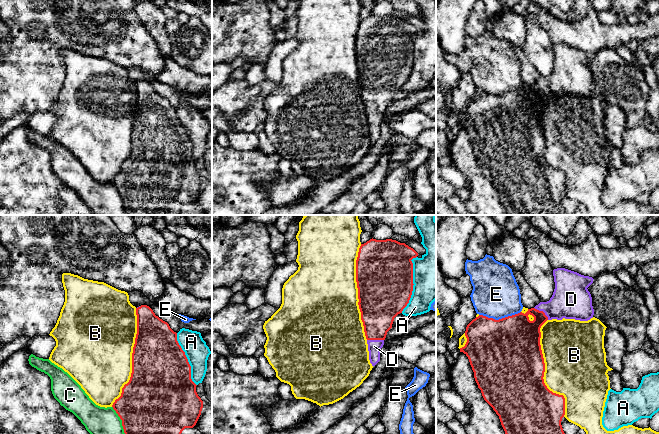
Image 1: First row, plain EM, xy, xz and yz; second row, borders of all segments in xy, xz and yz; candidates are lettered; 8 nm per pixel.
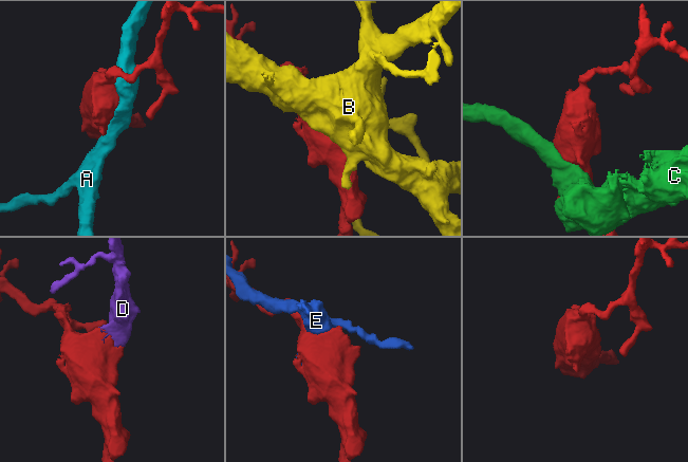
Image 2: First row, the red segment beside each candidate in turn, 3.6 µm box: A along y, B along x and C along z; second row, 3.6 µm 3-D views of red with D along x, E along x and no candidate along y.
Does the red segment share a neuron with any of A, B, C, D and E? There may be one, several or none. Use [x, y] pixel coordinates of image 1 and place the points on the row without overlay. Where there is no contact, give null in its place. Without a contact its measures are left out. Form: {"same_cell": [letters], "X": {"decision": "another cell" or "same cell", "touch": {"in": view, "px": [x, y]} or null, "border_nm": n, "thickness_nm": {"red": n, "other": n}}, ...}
{"same_cell": ["D"], "A": {"decision": "another cell", "touch": {"in": "xz", "px": [413, 60]}, "border_nm": 480, "thickness_nm": {"red": 460, "other": 360}}, "B": {"decision": "another cell", "touch": {"in": "yz", "px": [544, 147]}, "border_nm": 800, "thickness_nm": {"red": 500, "other": 480}}, "C": {"decision": "another cell", "touch": {"in": "xy", "px": [122, 198]}, "border_nm": 280, "thickness_nm": {"red": 500, "other": 260}}, "D": {"decision": "same cell", "touch": {"in": "yz", "px": [542, 87]}, "border_nm": 160, "thickness_nm": {"red": 280, "other": 300}}, "E": {"decision": "another cell", "touch": {"in": "yz", "px": [499, 95]}, "border_nm": 340, "thickness_nm": {"red": 500, "other": 380}}}

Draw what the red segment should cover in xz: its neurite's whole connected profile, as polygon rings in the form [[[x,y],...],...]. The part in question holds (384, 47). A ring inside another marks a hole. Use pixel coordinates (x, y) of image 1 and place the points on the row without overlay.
[[[372,14],[369,17],[367,17],[366,19],[361,20],[361,22],[359,24],[358,33],[356,36],[356,58],[357,58],[358,75],[359,75],[358,81],[359,81],[359,85],[361,88],[361,96],[363,98],[365,112],[367,115],[369,136],[370,136],[370,139],[372,140],[372,142],[375,142],[380,137],[380,127],[384,121],[384,116],[386,114],[387,108],[392,104],[394,94],[398,90],[402,89],[403,85],[409,79],[409,76],[411,74],[412,67],[413,67],[413,61],[414,61],[413,60],[413,39],[411,36],[413,34],[416,34],[417,32],[418,32],[418,29],[413,24],[409,23],[405,19],[400,19],[400,18],[398,18],[396,16],[392,16],[392,15],[376,16],[376,15]]]

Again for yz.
[[[565,44],[554,45],[553,52],[555,65],[549,77],[540,78],[534,84],[528,85],[525,90],[520,88],[499,96],[479,91],[467,101],[465,107],[467,118],[460,124],[460,128],[469,135],[484,176],[499,192],[507,215],[567,215],[561,201],[565,191],[565,174],[550,167],[543,155],[545,139],[540,121],[540,104],[547,96],[552,95],[588,97],[593,94],[592,73],[587,64],[594,55]]]

